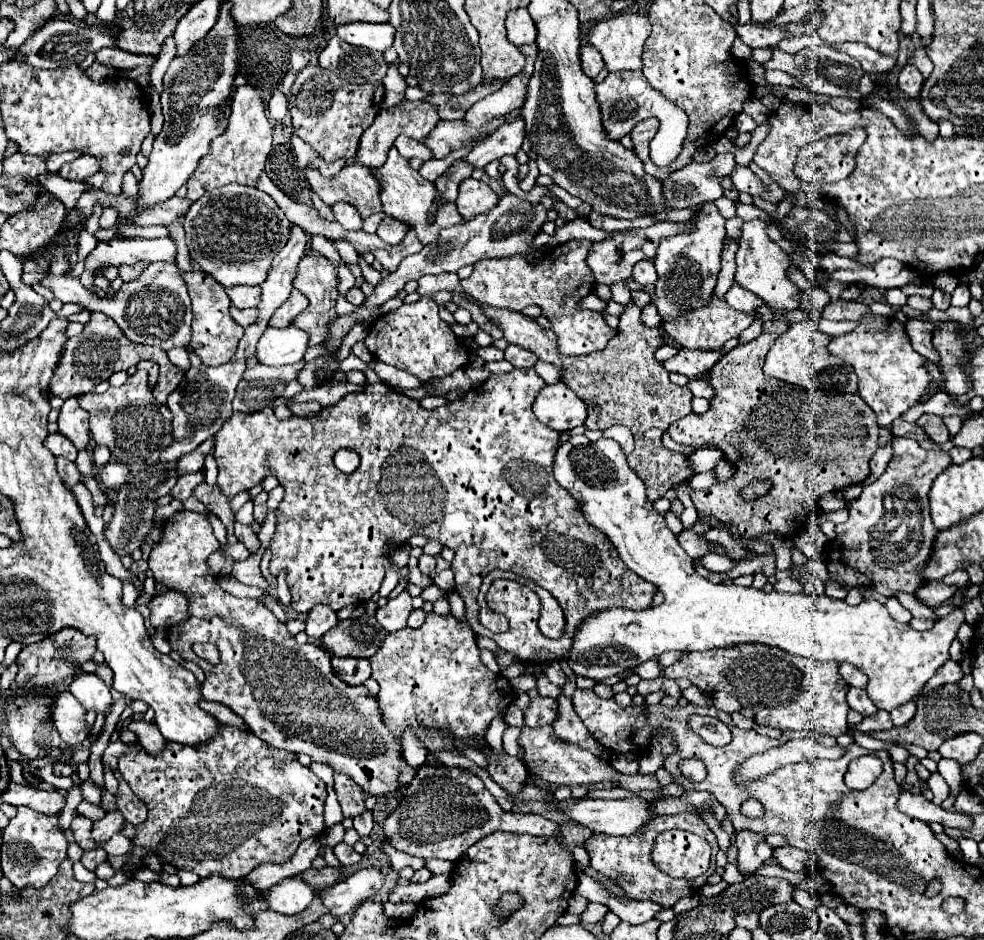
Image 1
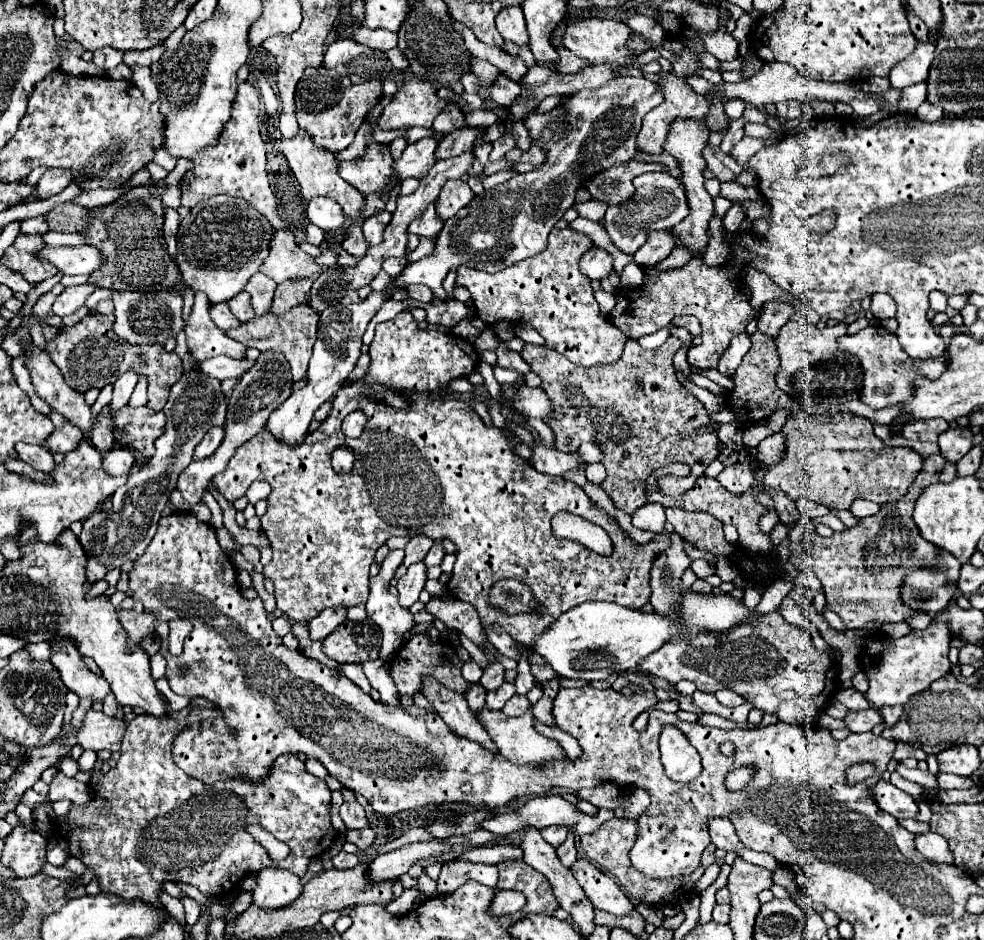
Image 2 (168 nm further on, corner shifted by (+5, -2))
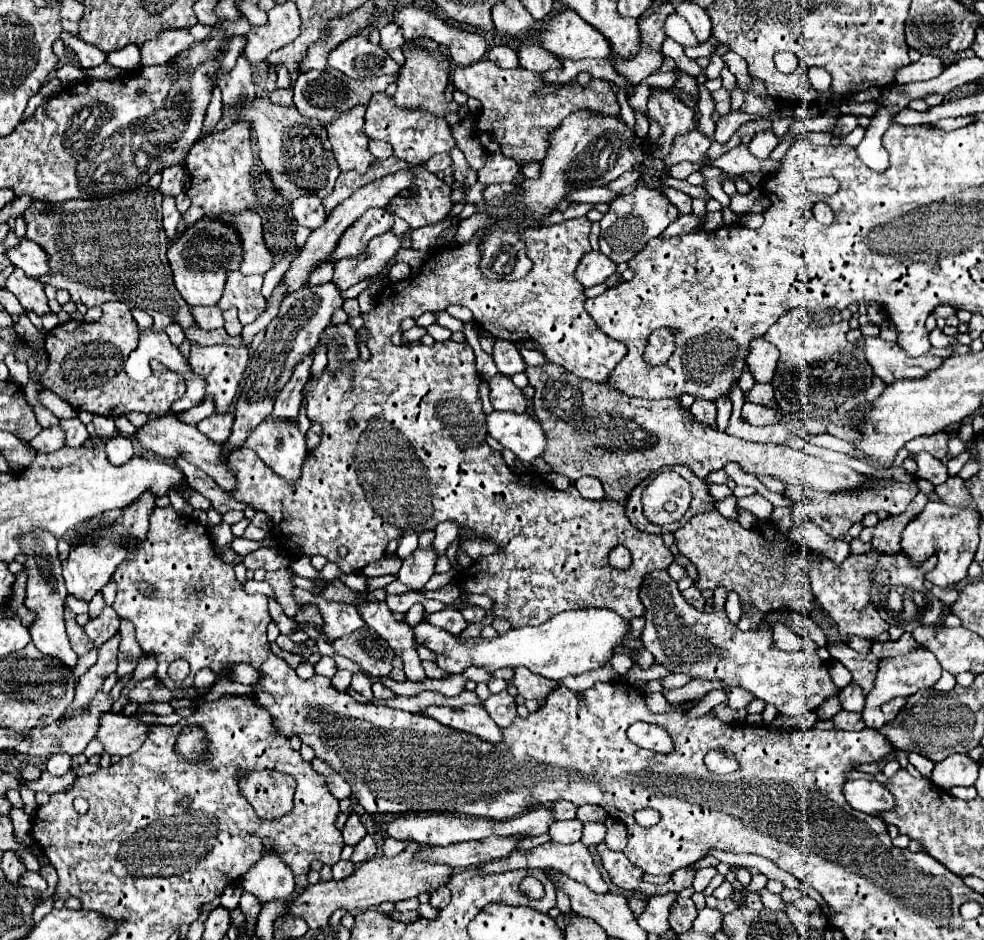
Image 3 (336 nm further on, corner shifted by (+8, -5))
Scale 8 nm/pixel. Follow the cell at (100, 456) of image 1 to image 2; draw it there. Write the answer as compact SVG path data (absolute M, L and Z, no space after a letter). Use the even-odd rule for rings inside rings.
M104 407L98 415L98 423L90 435L90 443L100 451L108 453L114 447L114 433L112 433L112 415L110 409Z

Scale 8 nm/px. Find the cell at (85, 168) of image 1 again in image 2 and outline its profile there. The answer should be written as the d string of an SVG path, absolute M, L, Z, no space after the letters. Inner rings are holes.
M48 169L42 179L38 181L38 197L52 197L64 191L72 183L72 171L70 169Z

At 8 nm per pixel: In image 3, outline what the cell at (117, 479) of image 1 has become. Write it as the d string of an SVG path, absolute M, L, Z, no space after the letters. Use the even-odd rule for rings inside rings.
M115 434L111 438L105 440L105 452L109 456L109 460L117 466L125 464L131 456L133 456L133 444L131 444L131 438L127 436L121 436L121 434Z

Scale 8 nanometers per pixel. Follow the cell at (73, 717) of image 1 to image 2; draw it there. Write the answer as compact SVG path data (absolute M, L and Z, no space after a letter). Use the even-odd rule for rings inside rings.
M90 709L86 711L80 729L76 729L74 737L82 749L92 749L92 751L108 749L116 753L120 749L124 729L126 725L116 717L108 717L104 713L96 713Z

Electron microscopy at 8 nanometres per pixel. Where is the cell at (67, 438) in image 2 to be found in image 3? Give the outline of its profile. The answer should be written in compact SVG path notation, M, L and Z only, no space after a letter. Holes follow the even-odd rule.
M79 418L61 420L61 428L67 432L67 446L71 446L71 448L81 446L89 438L87 428L85 428L85 424Z

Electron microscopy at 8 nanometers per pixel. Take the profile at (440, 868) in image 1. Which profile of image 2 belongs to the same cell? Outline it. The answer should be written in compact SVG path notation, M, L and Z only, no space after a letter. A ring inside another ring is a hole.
M426 871L418 877L418 889L420 889L420 891L424 891L428 897L438 895L438 893L436 893L436 883L426 875Z

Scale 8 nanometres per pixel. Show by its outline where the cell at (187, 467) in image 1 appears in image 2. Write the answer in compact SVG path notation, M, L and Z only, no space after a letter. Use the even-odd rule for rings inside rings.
M216 427L216 429L210 429L204 437L204 441L196 447L194 451L194 461L202 461L204 457L210 457L222 443L224 439L224 429L222 427Z

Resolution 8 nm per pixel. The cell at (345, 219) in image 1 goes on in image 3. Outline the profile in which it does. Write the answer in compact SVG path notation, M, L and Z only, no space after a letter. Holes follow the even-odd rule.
M313 194L299 196L297 200L293 200L291 202L291 212L293 212L293 218L297 220L297 224L301 224L301 226L305 226L309 230L319 228L327 220L321 198L317 198Z

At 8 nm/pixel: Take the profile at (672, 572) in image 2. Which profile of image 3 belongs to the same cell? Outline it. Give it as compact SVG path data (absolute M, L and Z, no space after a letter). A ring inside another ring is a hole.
M651 572L645 576L643 586L641 586L641 600L645 606L645 628L641 632L641 642L643 646L653 654L657 664L663 664L669 668L673 674L691 674L693 678L701 680L725 680L727 686L741 686L747 688L749 692L755 694L755 698L765 700L767 704L773 704L779 714L783 716L803 716L805 712L817 710L825 700L835 696L839 688L831 682L827 670L829 666L819 660L815 654L815 644L809 640L803 644L799 652L783 652L773 646L771 640L771 630L749 630L741 632L735 624L729 622L725 612L699 612L693 606L685 602L681 592L677 590L677 582L669 578L667 572Z

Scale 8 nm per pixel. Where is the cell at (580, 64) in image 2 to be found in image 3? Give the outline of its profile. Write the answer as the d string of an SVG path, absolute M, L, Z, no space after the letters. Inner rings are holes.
M539 44L521 46L517 50L517 58L519 58L519 66L531 72L547 72L559 68L559 58L553 56L551 52L545 52L545 48L541 48Z

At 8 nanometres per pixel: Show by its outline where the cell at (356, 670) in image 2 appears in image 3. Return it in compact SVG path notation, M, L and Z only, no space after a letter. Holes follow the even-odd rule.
M355 674L355 676L353 676L351 688L353 688L355 692L363 694L367 700L373 698L373 692L371 692L371 680L369 680L367 676L363 676L363 674Z

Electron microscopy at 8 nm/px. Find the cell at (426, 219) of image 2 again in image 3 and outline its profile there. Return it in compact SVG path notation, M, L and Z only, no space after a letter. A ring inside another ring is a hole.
M391 230L373 238L369 242L369 248L365 254L353 258L353 260L339 260L335 264L335 272L333 272L333 284L339 290L345 290L377 272L381 272L381 268L387 264L387 260L401 248L401 240L397 238Z

